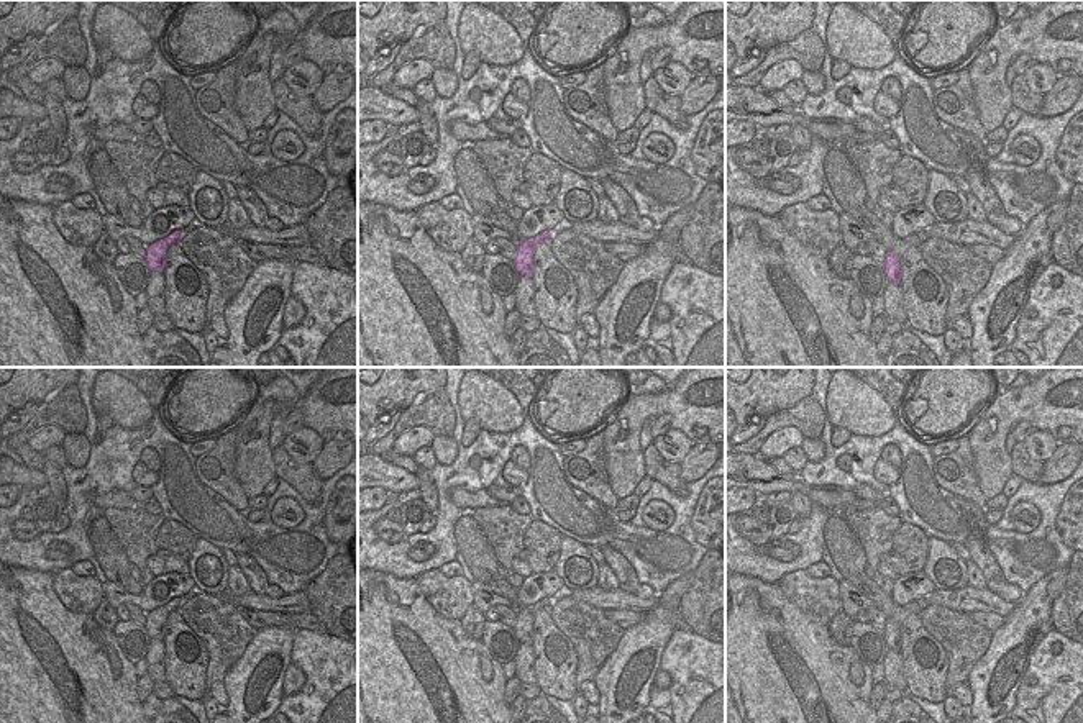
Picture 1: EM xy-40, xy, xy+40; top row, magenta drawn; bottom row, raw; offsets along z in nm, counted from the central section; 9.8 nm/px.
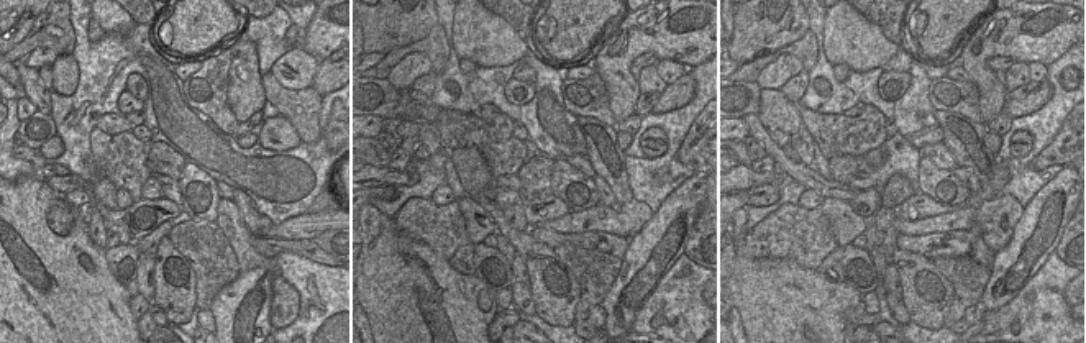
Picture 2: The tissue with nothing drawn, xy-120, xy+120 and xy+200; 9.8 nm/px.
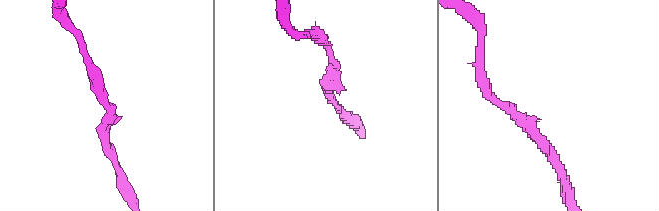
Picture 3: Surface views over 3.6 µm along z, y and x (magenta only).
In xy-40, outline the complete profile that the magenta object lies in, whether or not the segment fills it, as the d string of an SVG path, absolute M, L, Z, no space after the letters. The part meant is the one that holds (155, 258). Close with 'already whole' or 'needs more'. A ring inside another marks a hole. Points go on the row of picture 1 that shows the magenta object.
M176 230L164 239L159 239L159 241L146 246L144 261L151 272L161 272L161 274L164 272L167 248L174 243L179 243L182 239L182 236L184 236L184 231Z; already whole

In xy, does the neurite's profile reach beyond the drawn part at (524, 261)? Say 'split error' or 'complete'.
complete

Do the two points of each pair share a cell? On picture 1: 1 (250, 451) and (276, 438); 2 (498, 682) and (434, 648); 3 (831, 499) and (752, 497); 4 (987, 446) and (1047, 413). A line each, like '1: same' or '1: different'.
1: different
2: same
3: different
4: same

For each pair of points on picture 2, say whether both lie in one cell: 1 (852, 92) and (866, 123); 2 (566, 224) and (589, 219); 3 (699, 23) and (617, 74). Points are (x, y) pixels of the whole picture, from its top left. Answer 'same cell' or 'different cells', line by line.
1: different cells
2: same cell
3: same cell

